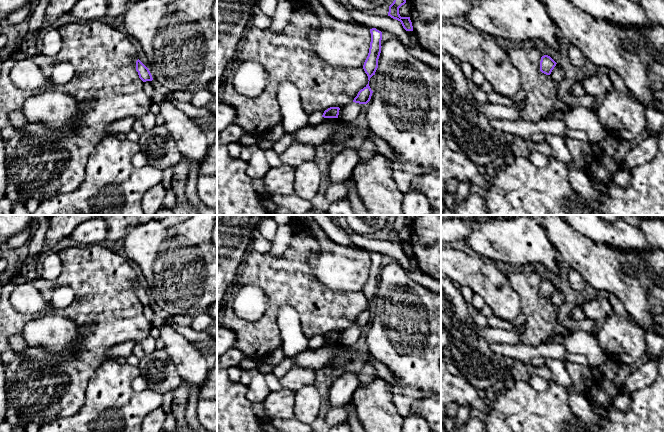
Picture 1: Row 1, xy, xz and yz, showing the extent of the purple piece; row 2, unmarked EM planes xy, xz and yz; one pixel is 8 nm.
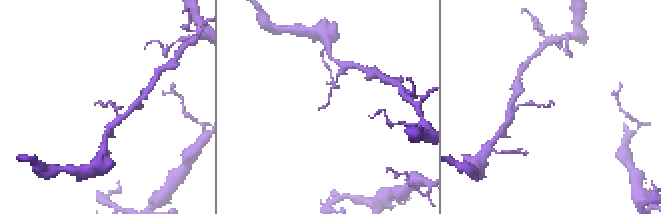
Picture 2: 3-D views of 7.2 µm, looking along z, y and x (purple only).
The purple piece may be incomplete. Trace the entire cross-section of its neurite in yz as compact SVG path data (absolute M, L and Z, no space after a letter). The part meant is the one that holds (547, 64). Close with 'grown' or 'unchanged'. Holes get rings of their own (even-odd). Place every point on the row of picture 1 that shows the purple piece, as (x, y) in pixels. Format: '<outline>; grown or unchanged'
M544 55L540 61L540 71L546 75L550 75L556 64L550 56Z; unchanged

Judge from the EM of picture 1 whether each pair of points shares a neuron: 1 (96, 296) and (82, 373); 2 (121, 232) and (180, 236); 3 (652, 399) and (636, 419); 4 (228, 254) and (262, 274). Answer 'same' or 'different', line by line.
1: same
2: different
3: same
4: different

